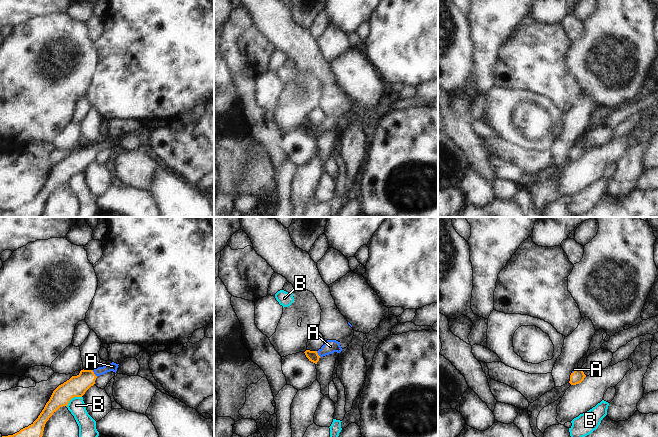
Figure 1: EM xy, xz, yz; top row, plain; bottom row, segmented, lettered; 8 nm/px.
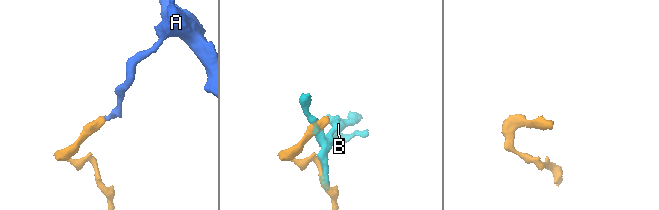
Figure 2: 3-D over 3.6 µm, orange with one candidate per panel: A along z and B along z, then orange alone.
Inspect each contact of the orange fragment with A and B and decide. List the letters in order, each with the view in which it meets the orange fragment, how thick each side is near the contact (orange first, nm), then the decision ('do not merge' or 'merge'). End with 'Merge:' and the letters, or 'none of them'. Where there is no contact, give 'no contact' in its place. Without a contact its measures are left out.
A: xy | 170/70 nm | merge
B: xy | 170/140 nm | do not merge
Merge: A

